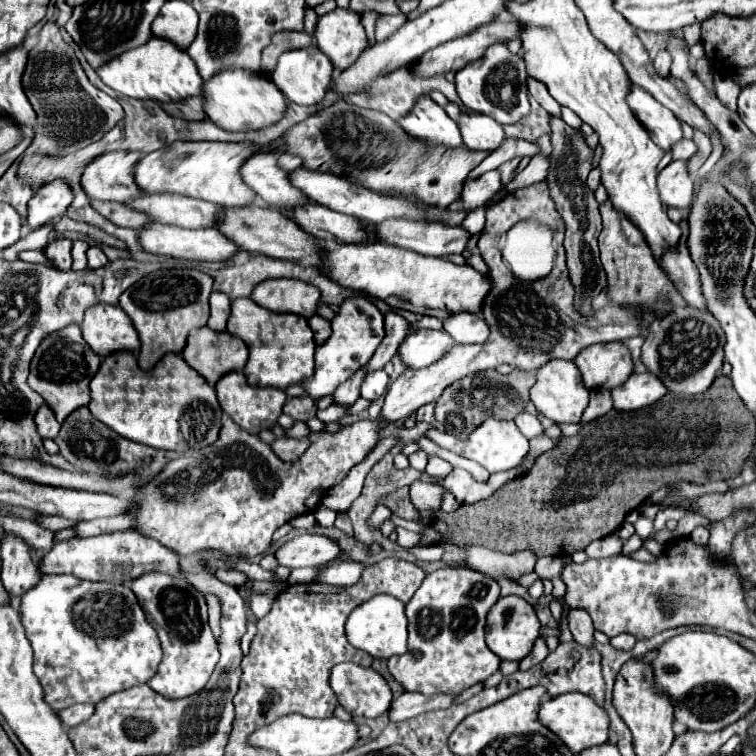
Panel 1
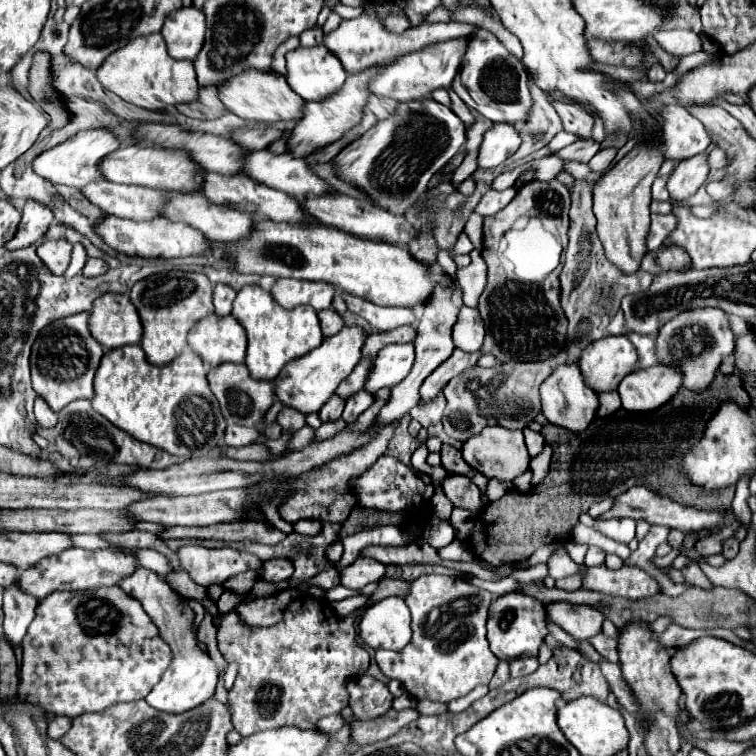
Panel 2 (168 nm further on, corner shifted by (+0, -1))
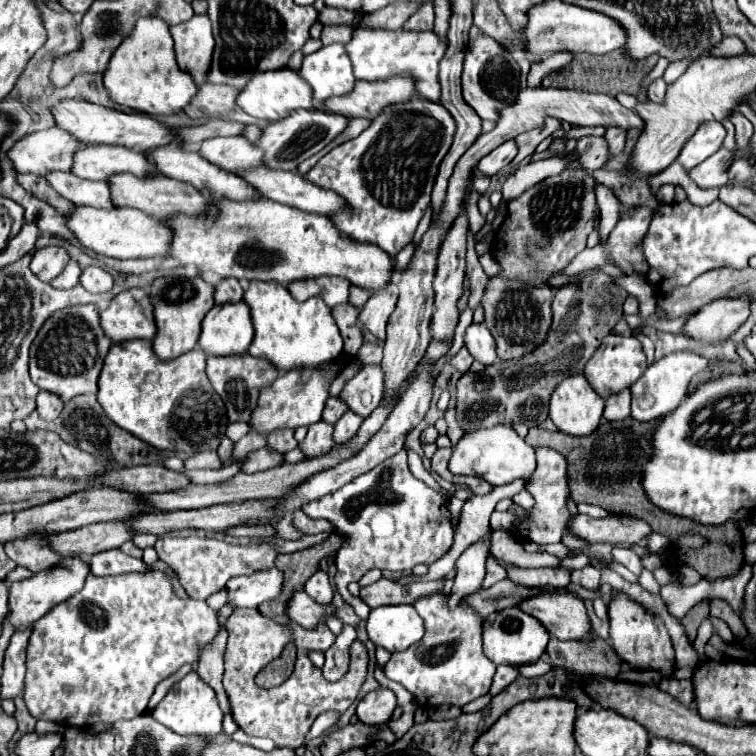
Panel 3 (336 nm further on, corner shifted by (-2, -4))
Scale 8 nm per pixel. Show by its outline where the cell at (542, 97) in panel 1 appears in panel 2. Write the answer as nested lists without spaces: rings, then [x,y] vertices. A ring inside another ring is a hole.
[[[555,99],[551,101],[551,105],[557,111],[557,115],[561,117],[561,123],[563,123],[565,131],[577,133],[583,139],[589,137],[589,131],[593,127],[593,117],[589,117],[589,113],[585,113],[577,105],[569,105],[569,103],[555,101]]]

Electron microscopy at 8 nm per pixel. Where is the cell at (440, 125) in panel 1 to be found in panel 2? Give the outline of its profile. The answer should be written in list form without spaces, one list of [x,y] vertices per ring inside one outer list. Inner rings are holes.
[[[421,99],[421,101],[407,101],[397,107],[397,111],[385,119],[379,121],[375,127],[371,127],[367,133],[359,137],[359,141],[349,143],[335,159],[333,165],[337,173],[351,185],[363,189],[371,195],[373,203],[385,205],[391,213],[405,213],[415,205],[417,199],[421,199],[427,191],[429,179],[447,165],[465,145],[465,123],[445,105],[433,101],[433,99]]]

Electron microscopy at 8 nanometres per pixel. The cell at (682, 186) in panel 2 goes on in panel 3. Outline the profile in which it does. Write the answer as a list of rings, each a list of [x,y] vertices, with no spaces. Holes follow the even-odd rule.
[[[719,148],[713,156],[709,156],[705,162],[689,170],[689,176],[697,182],[699,188],[719,188],[721,184],[727,184],[727,170],[733,162],[733,154],[727,148]]]

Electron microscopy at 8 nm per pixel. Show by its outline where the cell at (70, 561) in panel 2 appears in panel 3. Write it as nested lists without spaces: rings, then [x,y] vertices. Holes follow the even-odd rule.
[[[67,558],[63,564],[47,570],[47,572],[33,574],[27,580],[11,584],[11,588],[9,588],[9,620],[11,620],[13,628],[19,632],[33,628],[33,624],[39,618],[43,618],[53,606],[71,598],[75,592],[79,592],[85,584],[87,574],[89,574],[89,564],[83,564],[83,560],[79,560],[79,558]]]

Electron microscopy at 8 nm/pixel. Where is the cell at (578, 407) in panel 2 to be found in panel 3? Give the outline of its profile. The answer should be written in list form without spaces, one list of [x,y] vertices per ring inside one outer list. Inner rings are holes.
[[[583,374],[563,380],[551,396],[549,416],[555,426],[571,436],[587,436],[601,424],[605,400],[589,386]]]

